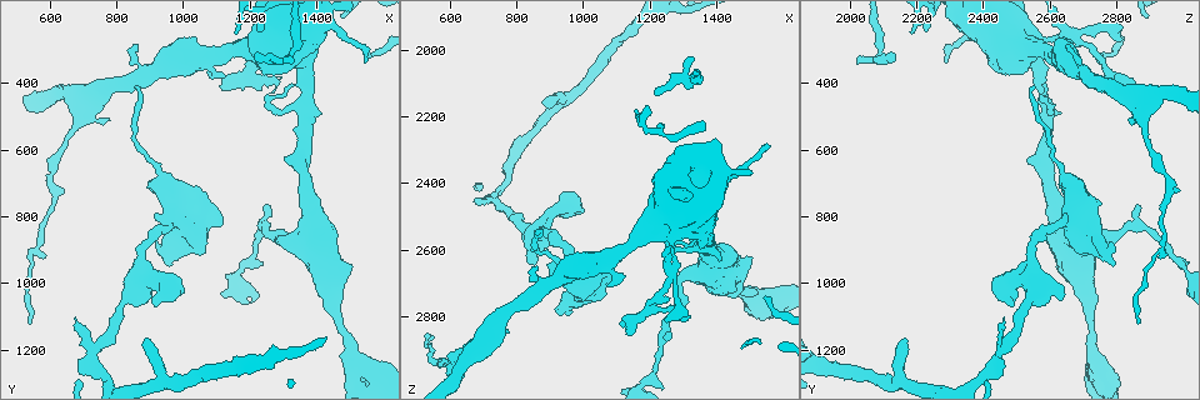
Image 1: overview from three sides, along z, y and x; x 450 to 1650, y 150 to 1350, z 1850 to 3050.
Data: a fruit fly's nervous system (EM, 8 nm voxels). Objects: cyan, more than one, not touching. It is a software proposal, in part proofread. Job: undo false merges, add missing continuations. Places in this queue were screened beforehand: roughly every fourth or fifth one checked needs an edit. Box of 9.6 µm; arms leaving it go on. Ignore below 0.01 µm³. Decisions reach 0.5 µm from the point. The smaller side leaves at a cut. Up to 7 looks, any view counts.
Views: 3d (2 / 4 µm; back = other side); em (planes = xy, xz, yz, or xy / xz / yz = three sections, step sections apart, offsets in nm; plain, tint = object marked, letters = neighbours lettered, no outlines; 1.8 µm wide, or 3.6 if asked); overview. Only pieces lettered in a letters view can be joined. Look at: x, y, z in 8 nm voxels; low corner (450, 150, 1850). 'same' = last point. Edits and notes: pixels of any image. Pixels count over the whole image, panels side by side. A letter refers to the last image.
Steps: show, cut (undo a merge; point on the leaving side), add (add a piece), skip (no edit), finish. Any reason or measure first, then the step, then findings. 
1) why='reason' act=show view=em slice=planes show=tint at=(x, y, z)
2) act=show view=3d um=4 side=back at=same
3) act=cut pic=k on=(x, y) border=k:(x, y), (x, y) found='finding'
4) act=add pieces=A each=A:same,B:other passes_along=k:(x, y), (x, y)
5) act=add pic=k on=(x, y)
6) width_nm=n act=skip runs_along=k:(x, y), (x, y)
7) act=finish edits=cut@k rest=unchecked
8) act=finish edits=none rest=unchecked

act=show view=3d um=4 side=back at=(1260, 260, 2650)

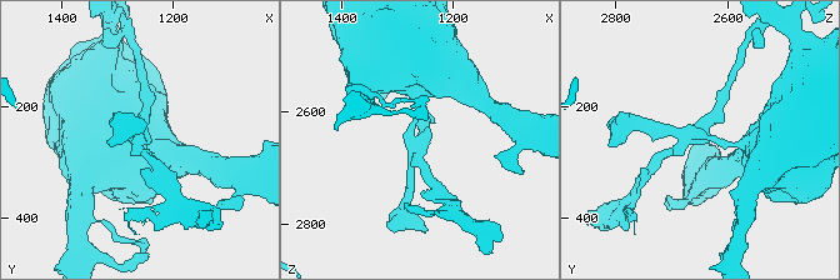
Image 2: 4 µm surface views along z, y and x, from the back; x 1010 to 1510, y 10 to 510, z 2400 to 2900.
arms=4 act=show view=em slice=planes show=letters at=(1270, 250, 2650)

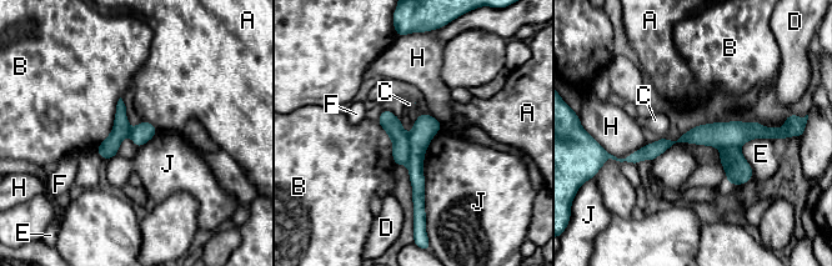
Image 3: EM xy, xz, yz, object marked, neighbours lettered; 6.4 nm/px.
longest_contact=J:600nm act=cut pic=3 on=(389, 121) each=A:other,B:other,C:other,D:other,E:other,F:other,H:other,J:other border=3:(410, 136), (410, 159), (406, 164) found='two cells meet here'

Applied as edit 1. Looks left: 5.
act=show view=overview

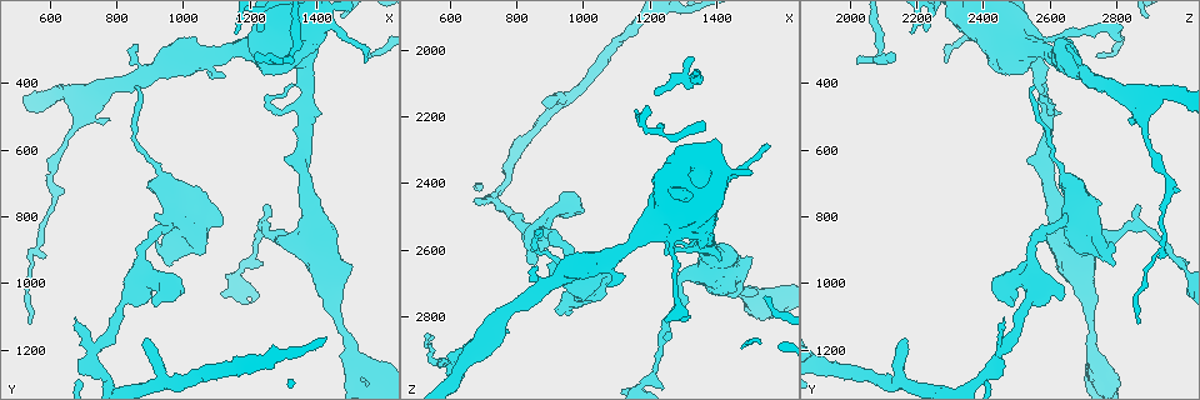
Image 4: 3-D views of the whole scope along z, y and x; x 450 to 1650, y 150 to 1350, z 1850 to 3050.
why='tapers out' act=show view=3d um=2 at=(1330, 320, 2030)

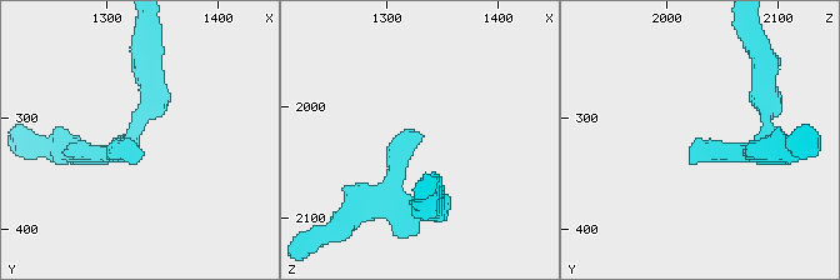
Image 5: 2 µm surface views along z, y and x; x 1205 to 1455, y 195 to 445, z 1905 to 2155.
act=show view=em slice=yz step=4 show=plain at=(1330, 324, 2026)

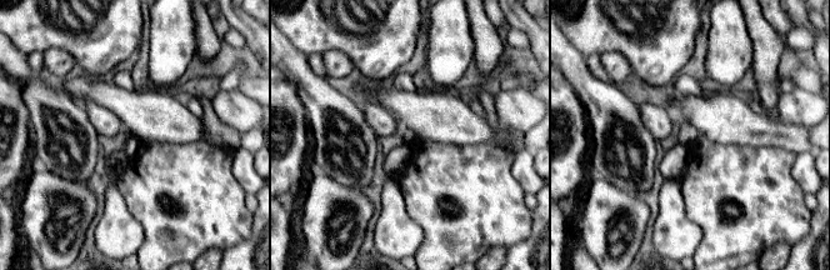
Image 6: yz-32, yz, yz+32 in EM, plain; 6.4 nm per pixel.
why='see the neighbours' act=show view=em slice=yz step=4 show=letters at=same

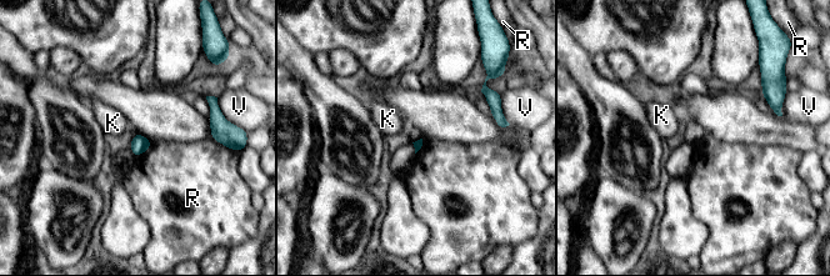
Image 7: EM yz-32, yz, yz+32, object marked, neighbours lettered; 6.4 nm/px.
longest_contact=R:170nm act=skip each=K:other,R:other,V:other found='no lettered piece goes on from it'

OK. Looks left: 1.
why='branch stops here' act=show view=em slice=planes show=letters at=(860, 410, 2540)

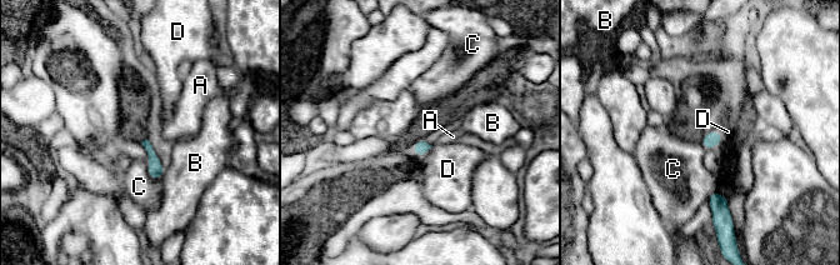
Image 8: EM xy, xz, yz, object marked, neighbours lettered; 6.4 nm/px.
act=skip each=A:other,B:other,C:other,D:other border=8:(140, 143), (148, 174), (160, 179) found='none of them fits'

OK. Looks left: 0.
act=finish edits=cut@3 rest=unchecked

